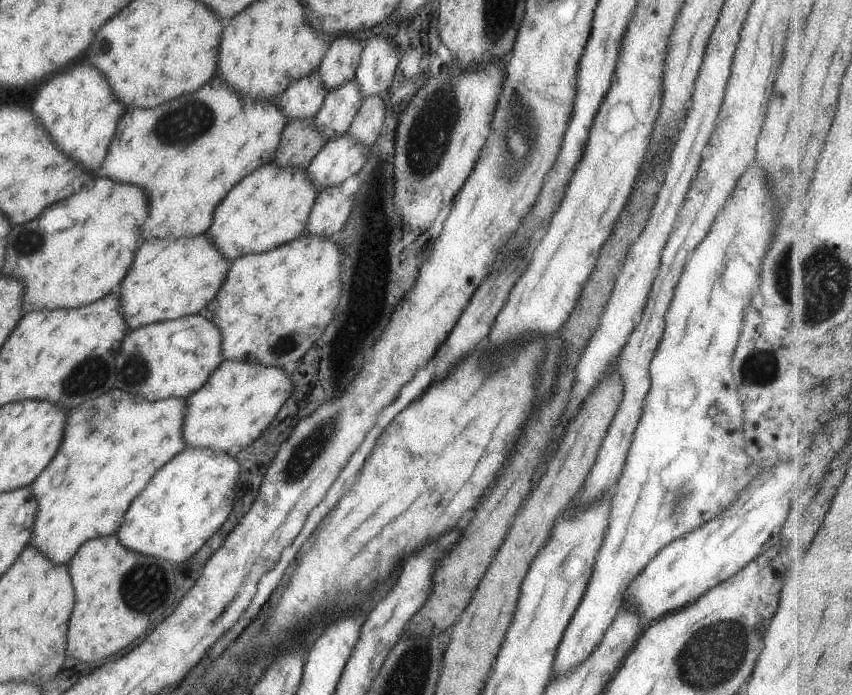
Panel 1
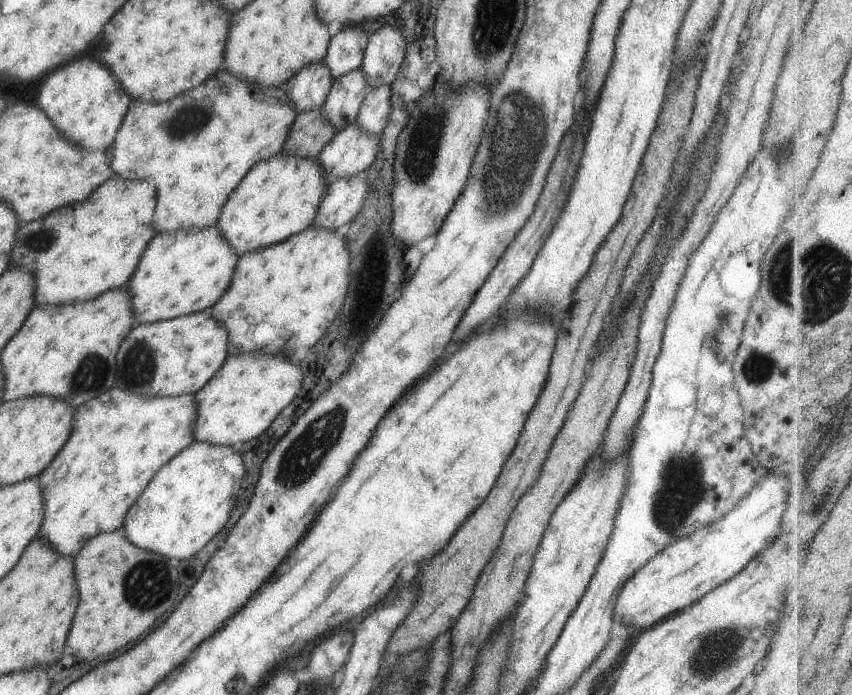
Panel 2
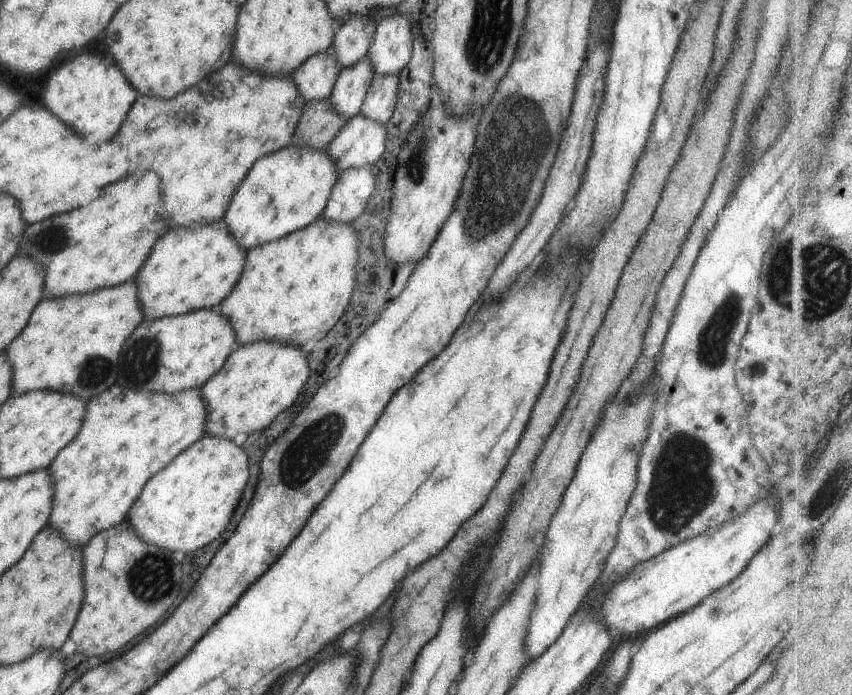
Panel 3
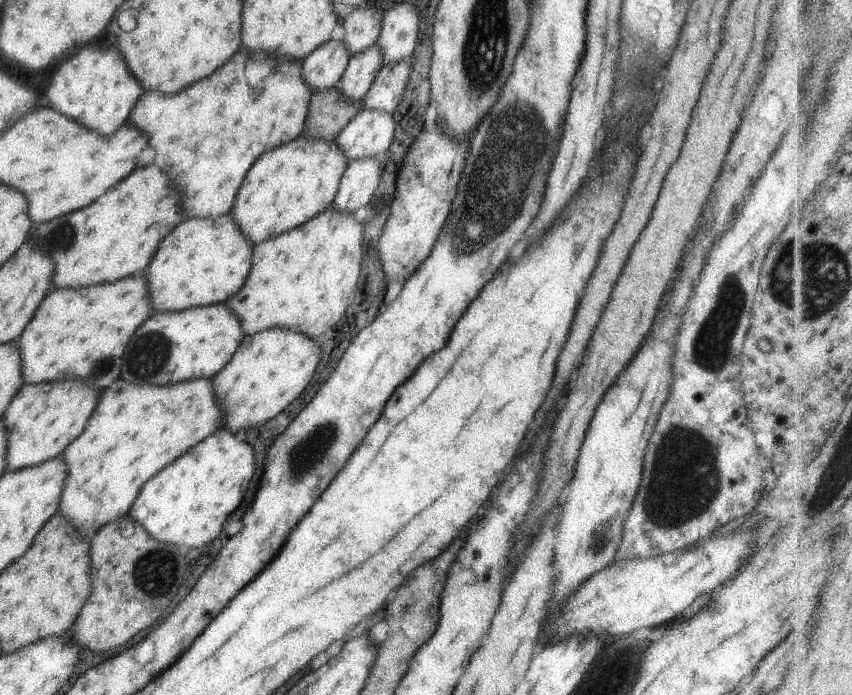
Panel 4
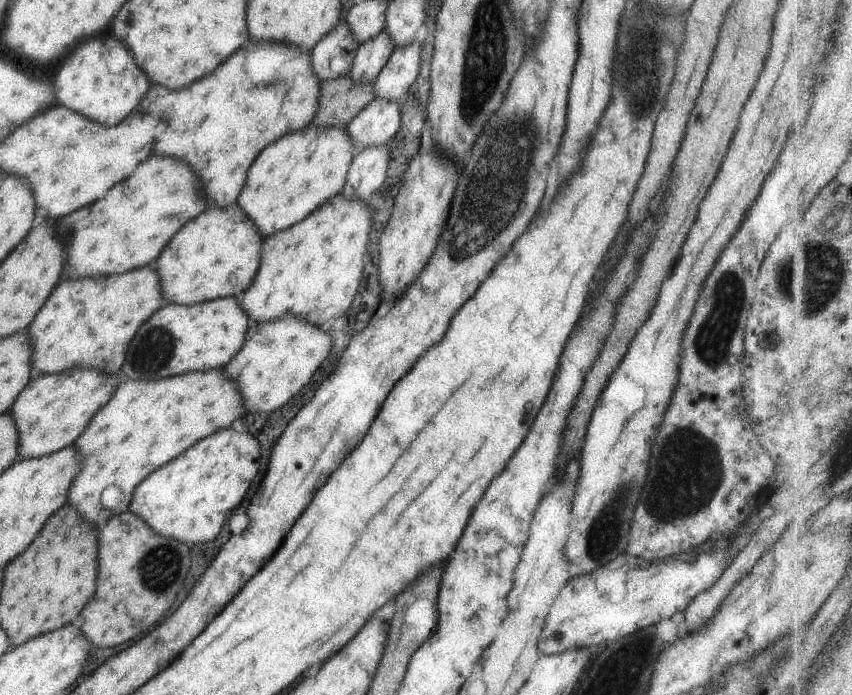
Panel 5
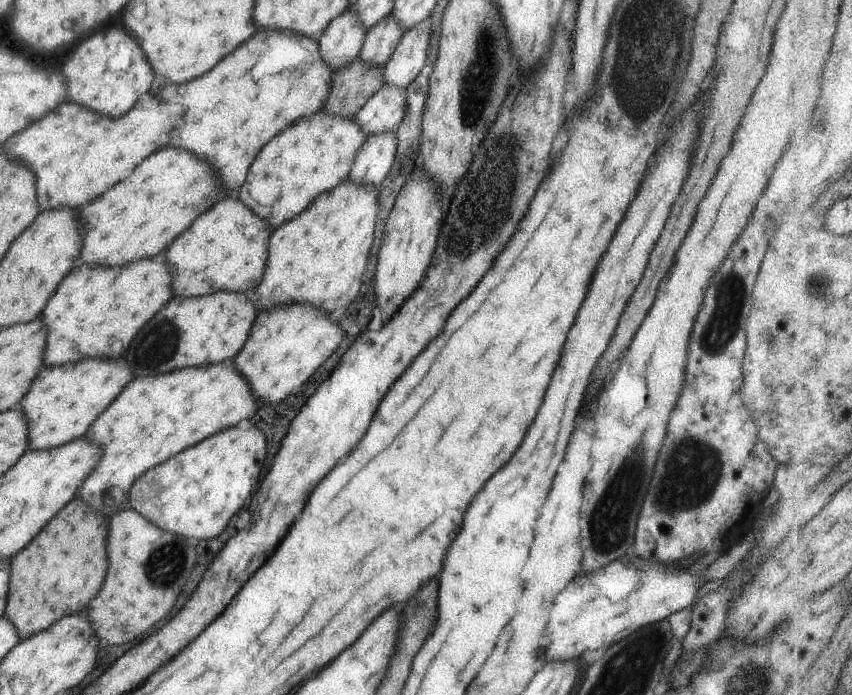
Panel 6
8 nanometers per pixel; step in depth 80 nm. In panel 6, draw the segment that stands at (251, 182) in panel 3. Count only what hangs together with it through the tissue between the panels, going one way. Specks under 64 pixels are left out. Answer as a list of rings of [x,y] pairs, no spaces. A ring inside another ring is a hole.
[[[317,111],[285,127],[263,145],[257,158],[247,170],[247,178],[239,188],[239,200],[251,208],[259,218],[267,220],[269,226],[277,228],[279,224],[291,220],[307,204],[322,192],[327,192],[336,184],[346,180],[357,151],[365,142],[366,136],[353,117],[340,117]],[[257,178],[281,178],[281,192],[275,202],[259,204],[249,190],[251,182]]]

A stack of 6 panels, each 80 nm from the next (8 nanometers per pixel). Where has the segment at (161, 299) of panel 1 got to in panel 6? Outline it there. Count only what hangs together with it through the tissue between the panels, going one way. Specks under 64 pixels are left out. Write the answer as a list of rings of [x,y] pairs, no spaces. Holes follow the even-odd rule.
[[[223,198],[193,224],[181,232],[165,252],[165,264],[171,268],[170,289],[173,296],[201,296],[219,290],[245,292],[261,280],[268,255],[271,226],[259,220],[241,200]]]

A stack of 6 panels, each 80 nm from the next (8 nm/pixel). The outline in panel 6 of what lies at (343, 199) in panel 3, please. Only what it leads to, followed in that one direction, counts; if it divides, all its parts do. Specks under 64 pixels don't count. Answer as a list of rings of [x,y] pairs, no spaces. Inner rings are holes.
[[[394,130],[367,135],[365,142],[355,155],[347,180],[377,186],[391,168],[396,144]]]

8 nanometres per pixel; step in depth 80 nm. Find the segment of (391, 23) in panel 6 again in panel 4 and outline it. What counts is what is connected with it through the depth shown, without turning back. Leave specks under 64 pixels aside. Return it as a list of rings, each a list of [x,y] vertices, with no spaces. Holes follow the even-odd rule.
[[[373,43],[350,56],[346,69],[335,87],[346,96],[346,101],[359,102],[382,66],[382,52],[378,44]]]

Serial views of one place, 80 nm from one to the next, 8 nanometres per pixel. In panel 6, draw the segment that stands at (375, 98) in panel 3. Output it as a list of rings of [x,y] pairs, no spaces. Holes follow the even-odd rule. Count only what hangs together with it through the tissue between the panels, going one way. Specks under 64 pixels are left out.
[[[430,18],[404,30],[399,42],[384,64],[384,83],[403,89],[417,76],[426,59],[426,48],[430,39]]]

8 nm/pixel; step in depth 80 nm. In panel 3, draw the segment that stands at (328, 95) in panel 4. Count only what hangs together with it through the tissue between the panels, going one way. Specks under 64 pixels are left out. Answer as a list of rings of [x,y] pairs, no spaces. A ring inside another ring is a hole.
[[[328,98],[307,101],[302,108],[290,144],[296,147],[324,149],[347,122],[329,104]]]

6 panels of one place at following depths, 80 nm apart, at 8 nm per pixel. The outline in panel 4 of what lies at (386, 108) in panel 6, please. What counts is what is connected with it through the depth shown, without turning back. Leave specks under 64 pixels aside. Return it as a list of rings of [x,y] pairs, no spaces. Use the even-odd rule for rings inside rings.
[[[361,108],[333,142],[343,151],[348,162],[363,157],[377,157],[390,145],[395,130],[392,116],[393,113]]]

